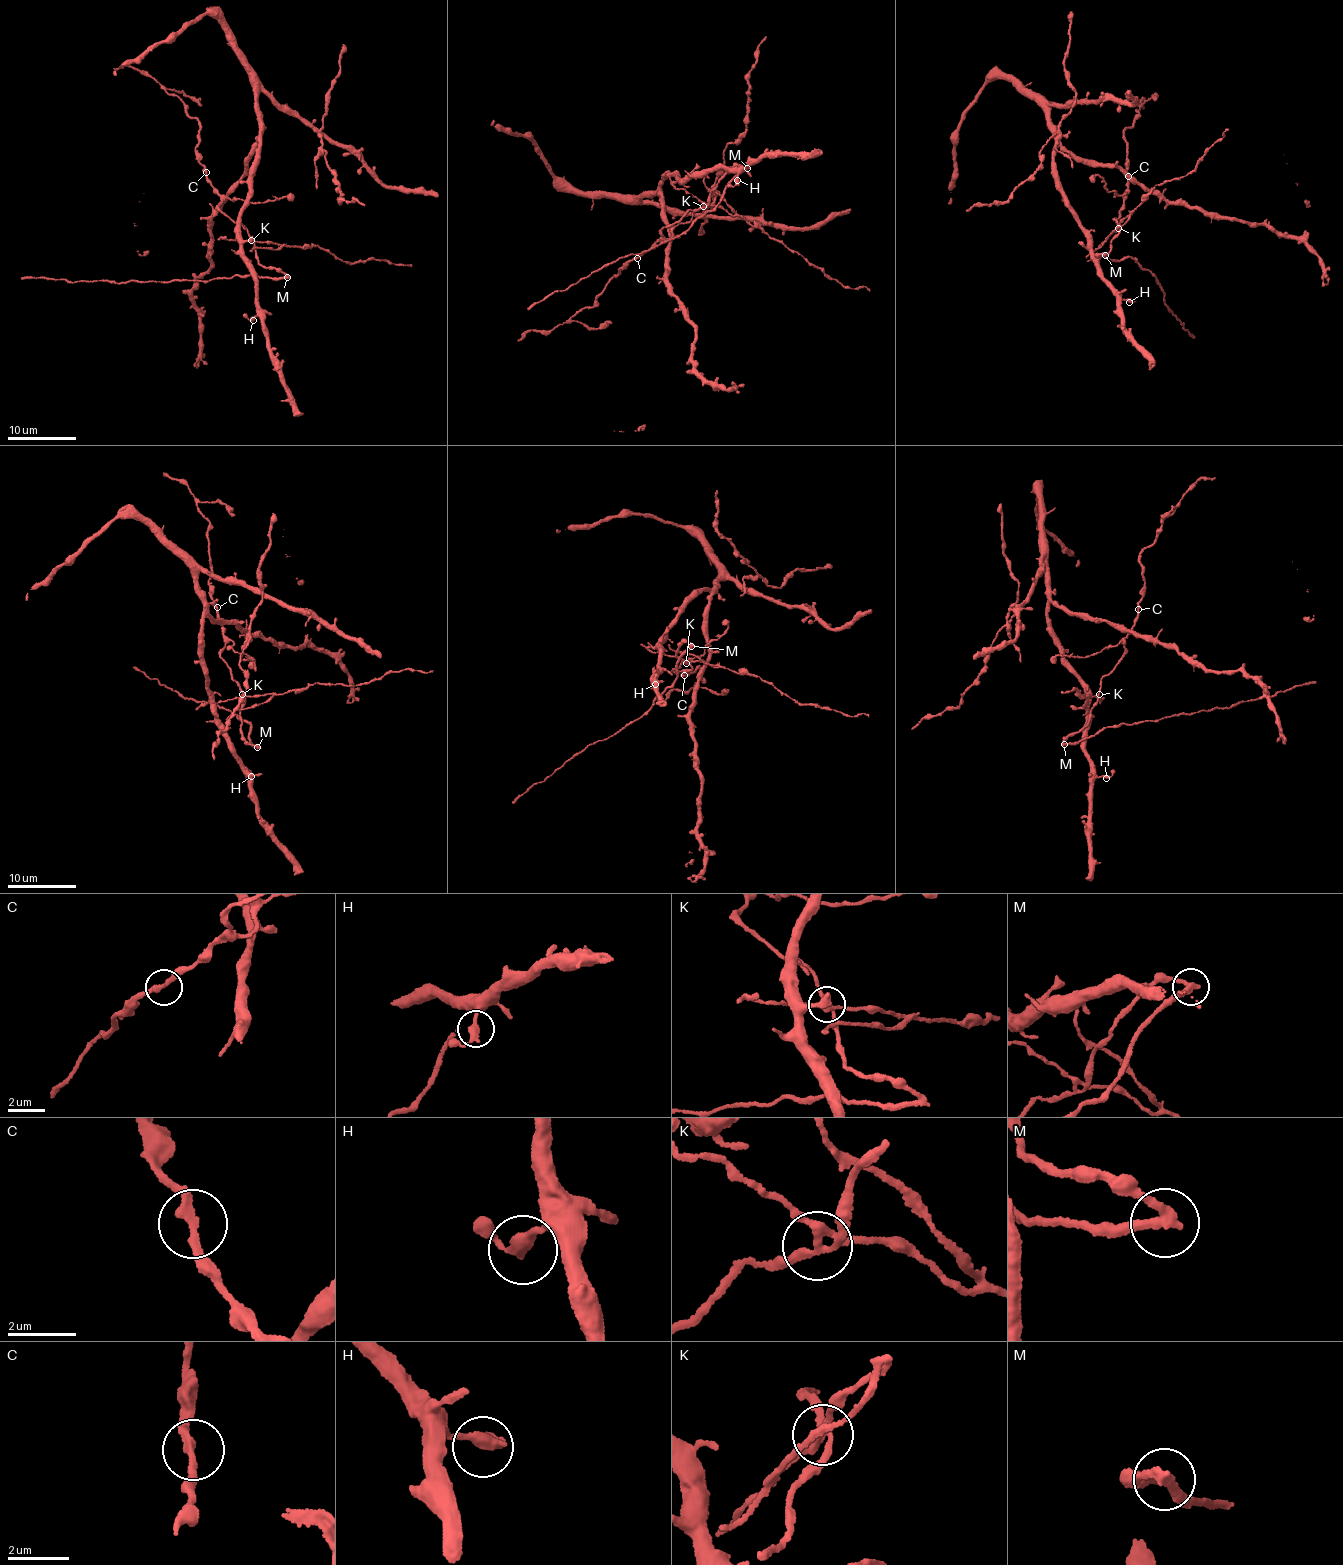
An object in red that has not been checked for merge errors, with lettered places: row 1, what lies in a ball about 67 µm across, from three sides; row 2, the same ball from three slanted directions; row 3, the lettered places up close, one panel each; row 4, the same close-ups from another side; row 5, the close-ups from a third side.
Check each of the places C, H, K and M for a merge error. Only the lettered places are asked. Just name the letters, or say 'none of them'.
K, M

